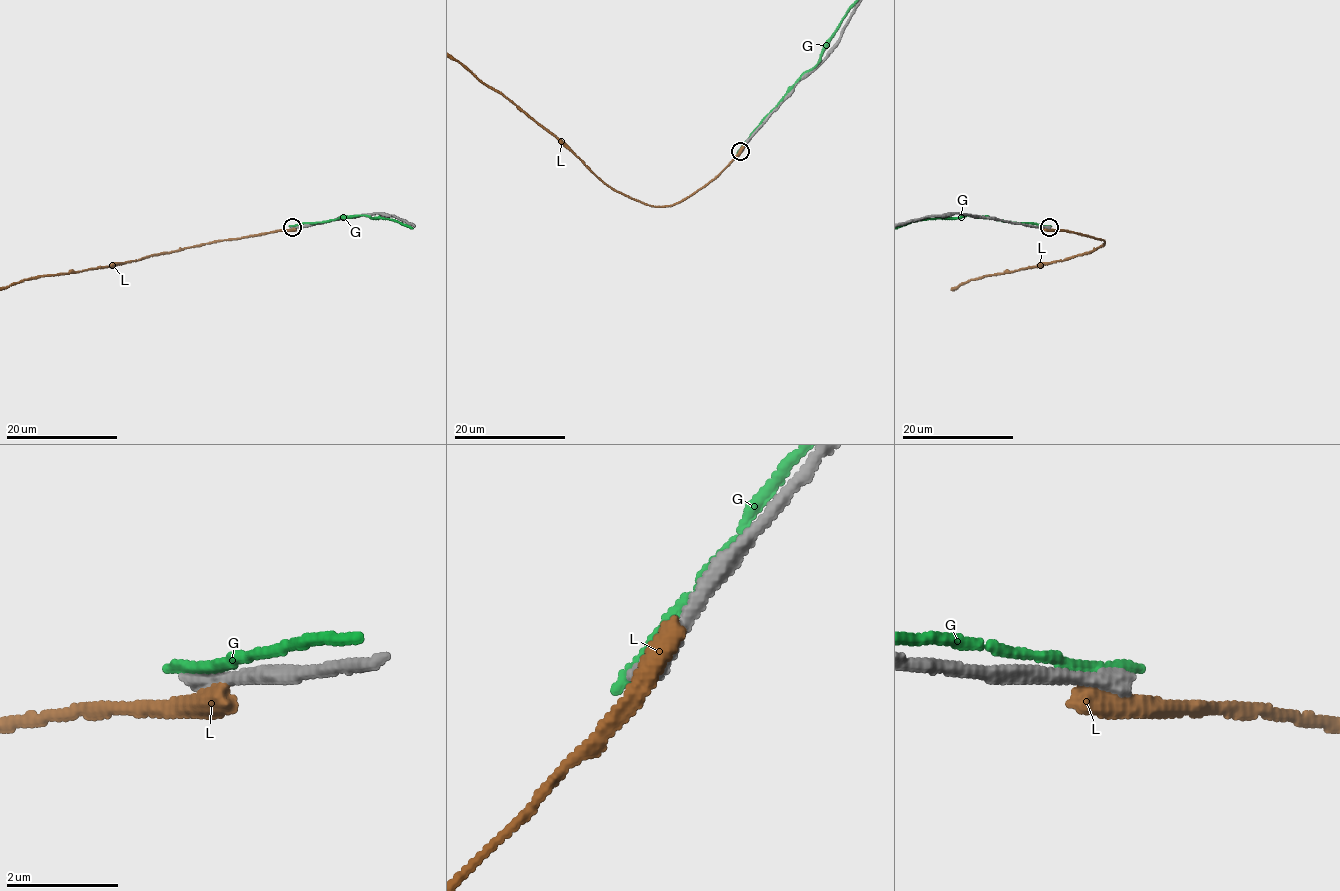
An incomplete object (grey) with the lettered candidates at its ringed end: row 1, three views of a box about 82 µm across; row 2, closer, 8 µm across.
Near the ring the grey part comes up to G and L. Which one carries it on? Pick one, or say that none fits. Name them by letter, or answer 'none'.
none

